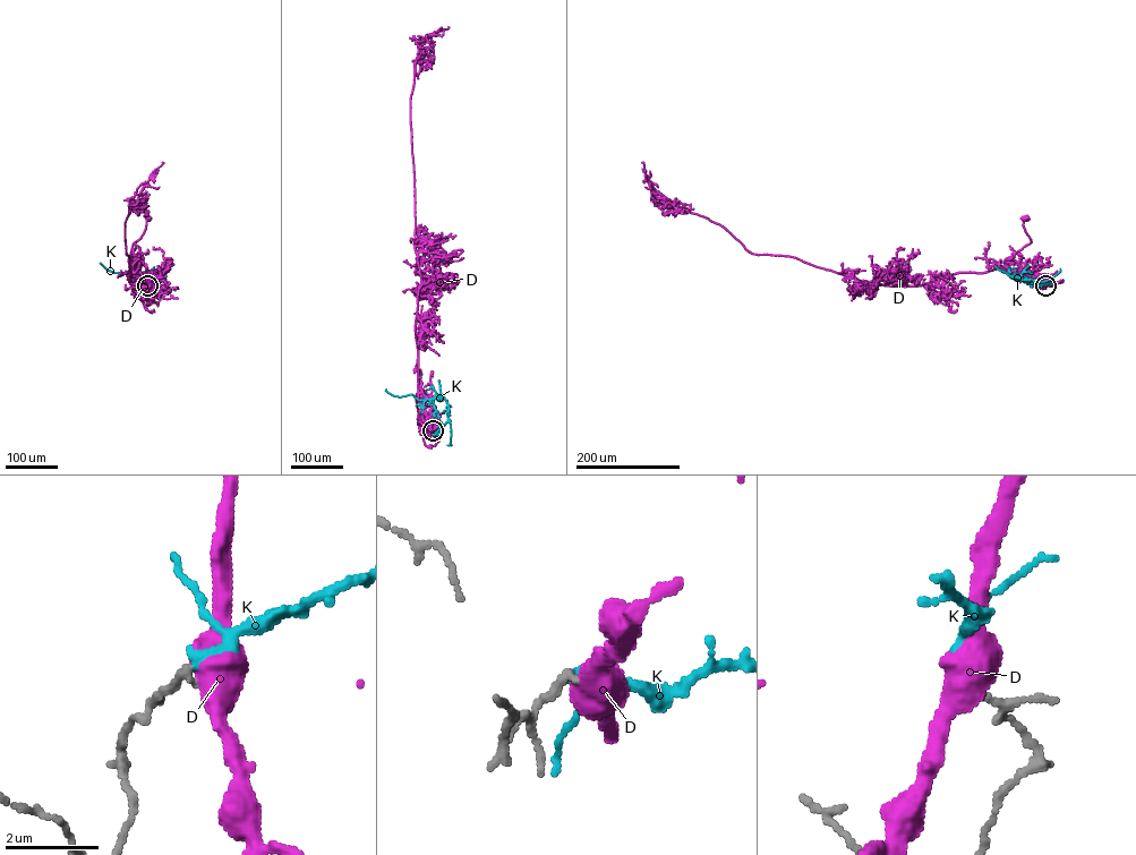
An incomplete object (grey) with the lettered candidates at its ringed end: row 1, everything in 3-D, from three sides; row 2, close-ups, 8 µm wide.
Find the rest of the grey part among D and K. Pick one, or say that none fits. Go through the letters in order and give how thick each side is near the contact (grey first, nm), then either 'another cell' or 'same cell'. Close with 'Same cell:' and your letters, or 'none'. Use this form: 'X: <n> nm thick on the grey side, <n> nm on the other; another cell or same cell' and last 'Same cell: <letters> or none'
D: 200 nm thick on the grey side, 550 nm on the other; another cell
K: 200 nm thick on the grey side, 150 nm on the other; same cell
Same cell: K

